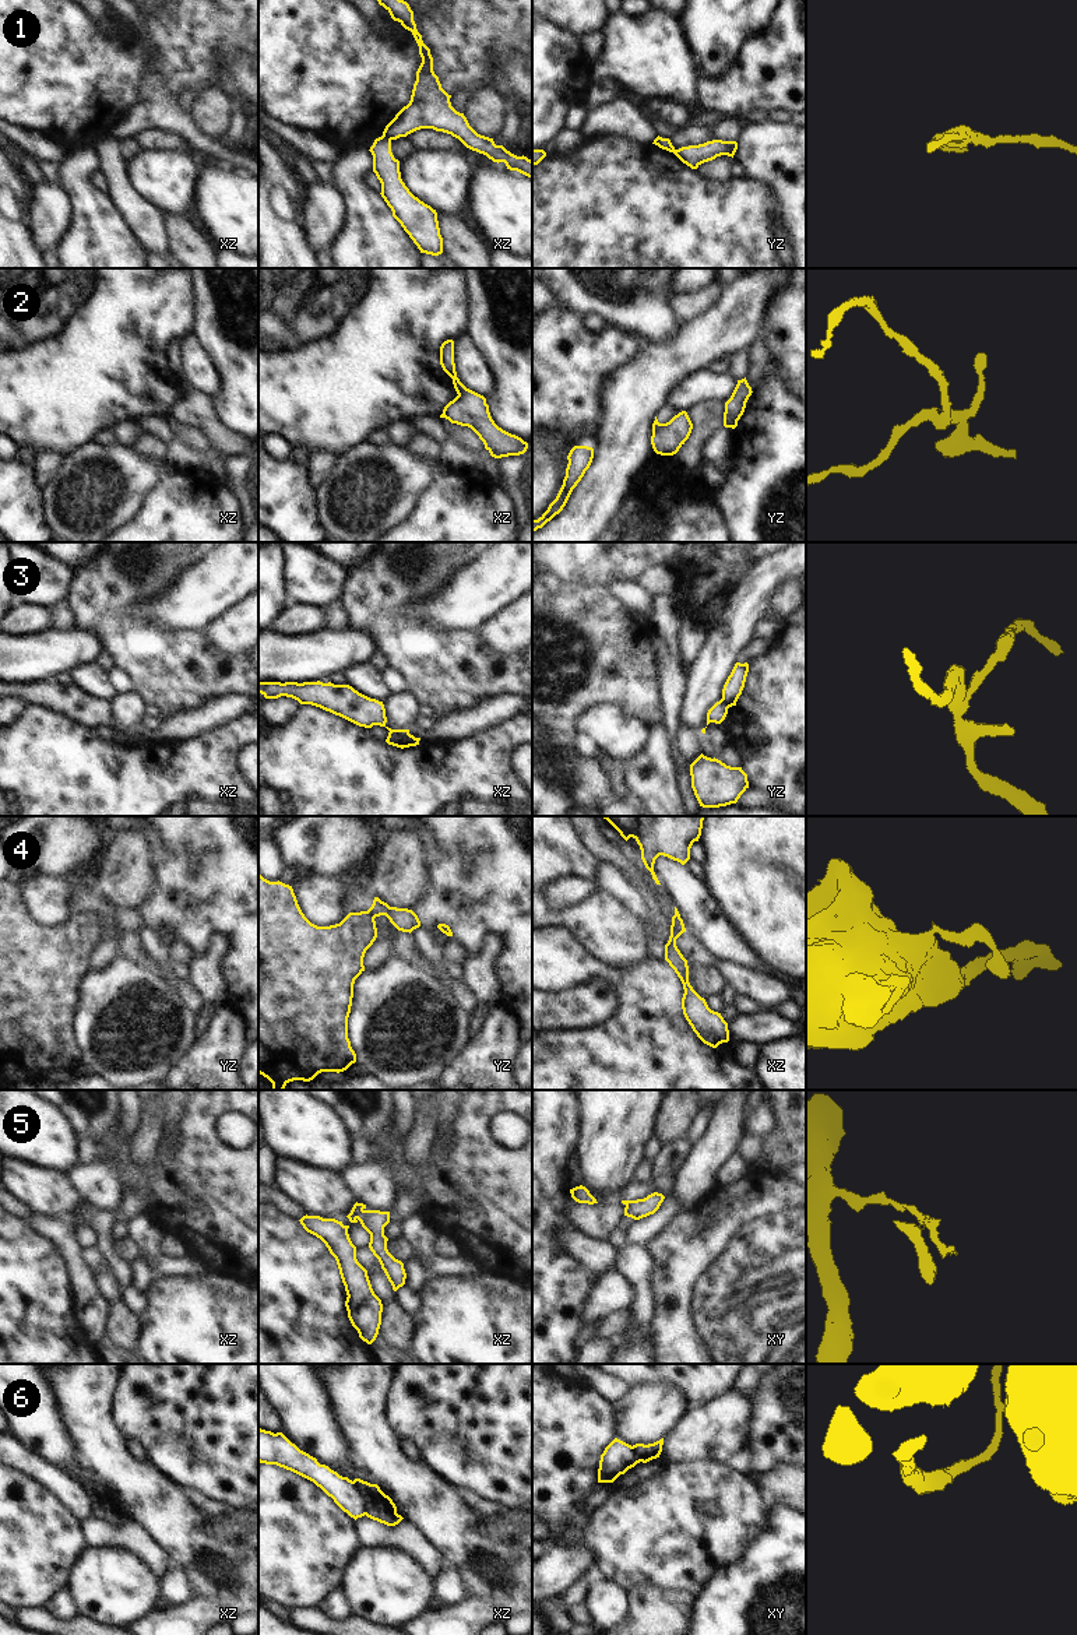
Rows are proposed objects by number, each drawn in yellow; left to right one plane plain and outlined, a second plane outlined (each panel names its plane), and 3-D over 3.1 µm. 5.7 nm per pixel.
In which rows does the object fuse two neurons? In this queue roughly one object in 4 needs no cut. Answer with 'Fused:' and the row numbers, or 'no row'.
Fused: 1, 2, 3, 4, 5, 6.

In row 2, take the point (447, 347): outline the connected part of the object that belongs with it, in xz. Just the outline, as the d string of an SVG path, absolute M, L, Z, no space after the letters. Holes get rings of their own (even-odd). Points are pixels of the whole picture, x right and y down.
M447 340L440 347L440 365L443 370L453 379L457 394L461 394L467 387L460 382L454 363L454 341Z

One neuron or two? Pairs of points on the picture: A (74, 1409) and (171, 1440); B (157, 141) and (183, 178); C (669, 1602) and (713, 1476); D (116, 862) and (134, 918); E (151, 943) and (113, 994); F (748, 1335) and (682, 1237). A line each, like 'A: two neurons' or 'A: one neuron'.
A: two neurons
B: two neurons
C: two neurons
D: two neurons
E: two neurons
F: one neuron

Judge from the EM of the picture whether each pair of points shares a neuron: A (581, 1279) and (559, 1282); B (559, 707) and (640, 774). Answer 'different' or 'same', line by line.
A: same
B: different

